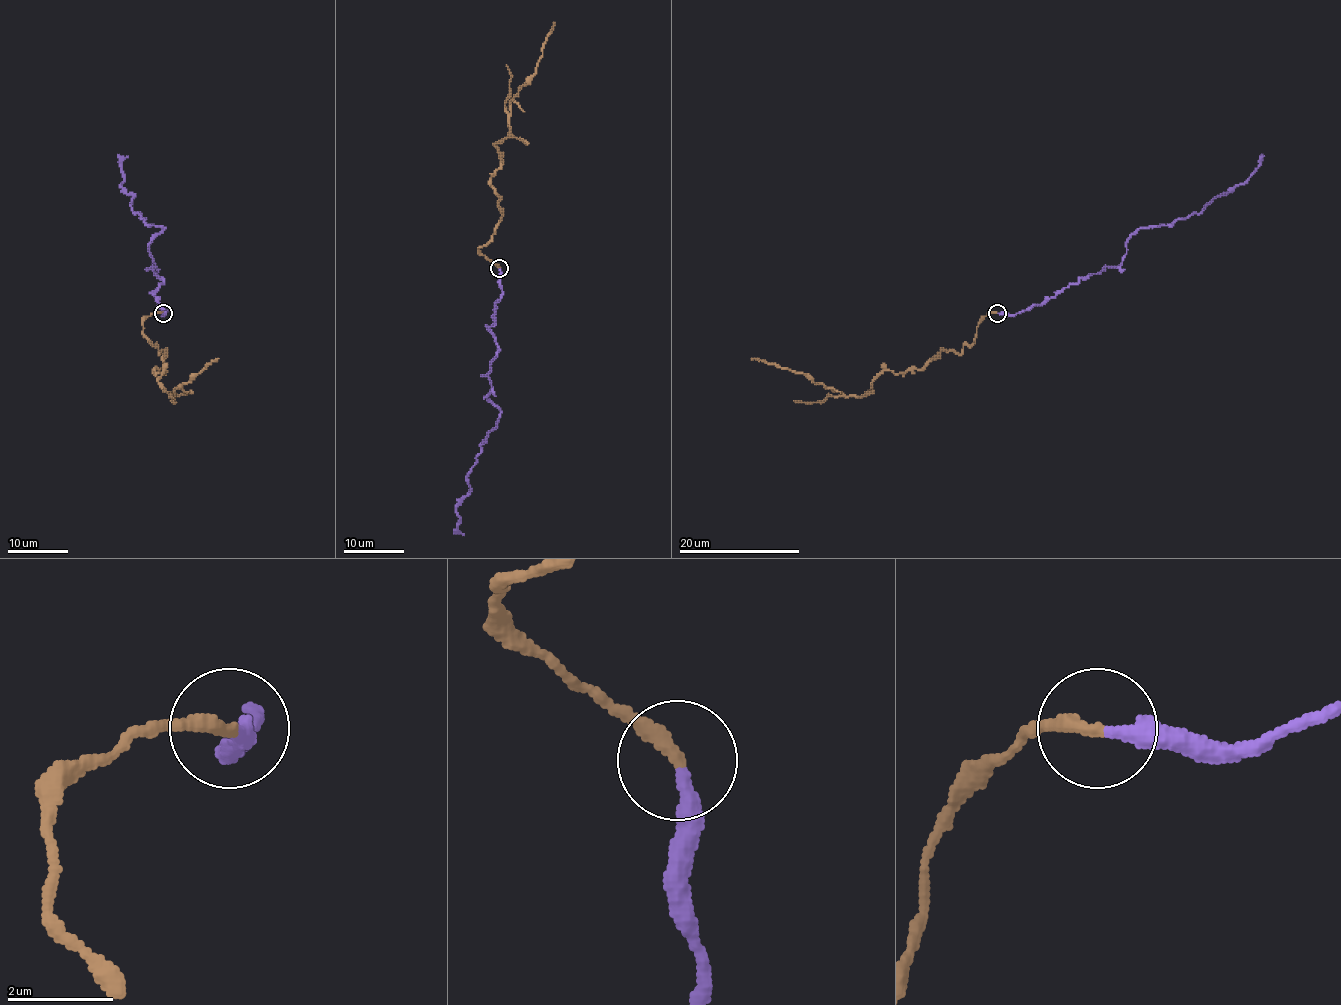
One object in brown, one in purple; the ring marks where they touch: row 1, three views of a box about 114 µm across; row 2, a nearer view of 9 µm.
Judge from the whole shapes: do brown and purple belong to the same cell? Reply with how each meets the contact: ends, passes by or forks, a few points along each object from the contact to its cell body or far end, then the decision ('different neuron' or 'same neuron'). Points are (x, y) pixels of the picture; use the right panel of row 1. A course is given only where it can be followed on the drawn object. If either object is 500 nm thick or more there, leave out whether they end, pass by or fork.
brown ends | purple ends | brown via (996, 313), (981, 320), (960, 354), (945, 351), (913, 370), (884, 370), (862, 396), (751, 358) | purple via (998, 313), (1042, 305), (1117, 266), (1140, 228), (1170, 225), (1202, 210), (1241, 184), (1262, 154) | same neuron

